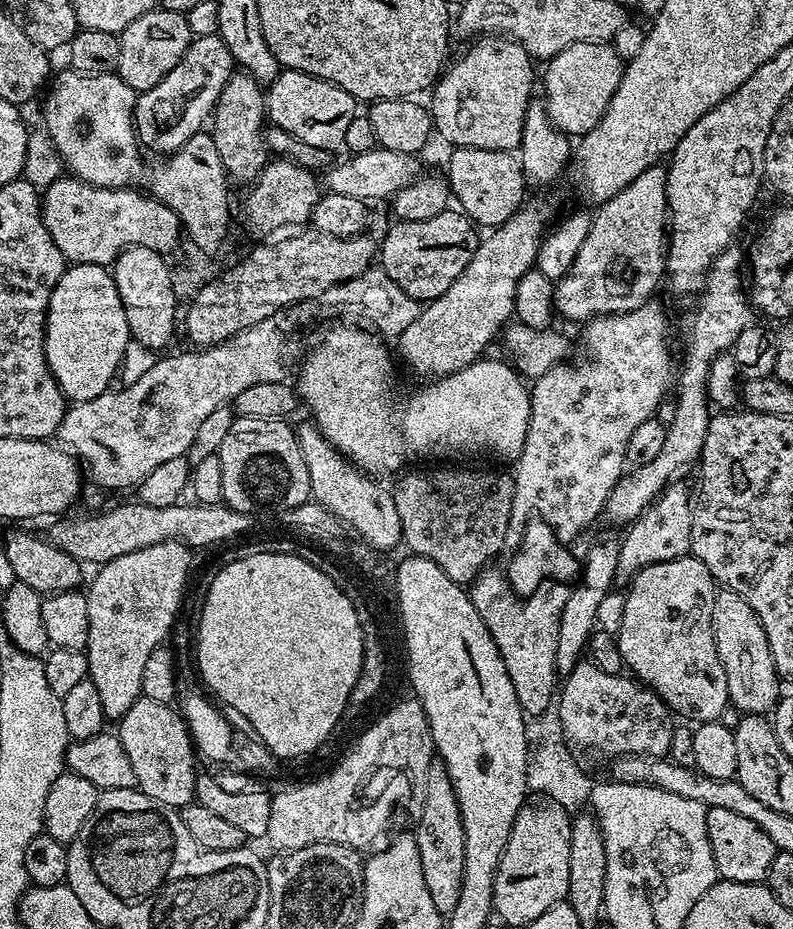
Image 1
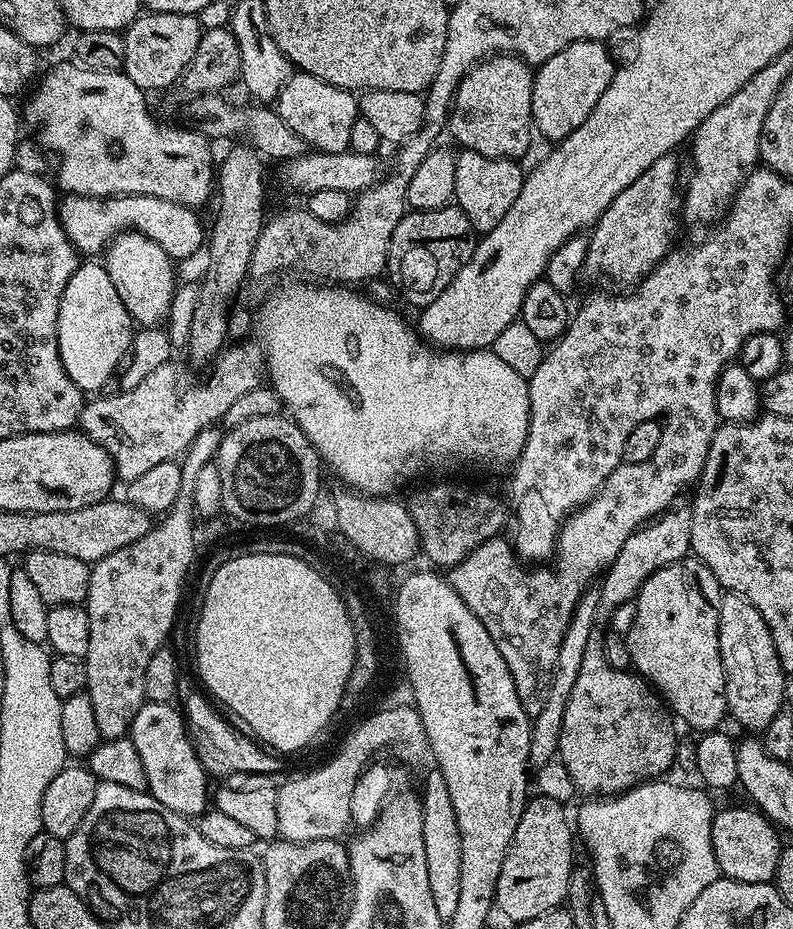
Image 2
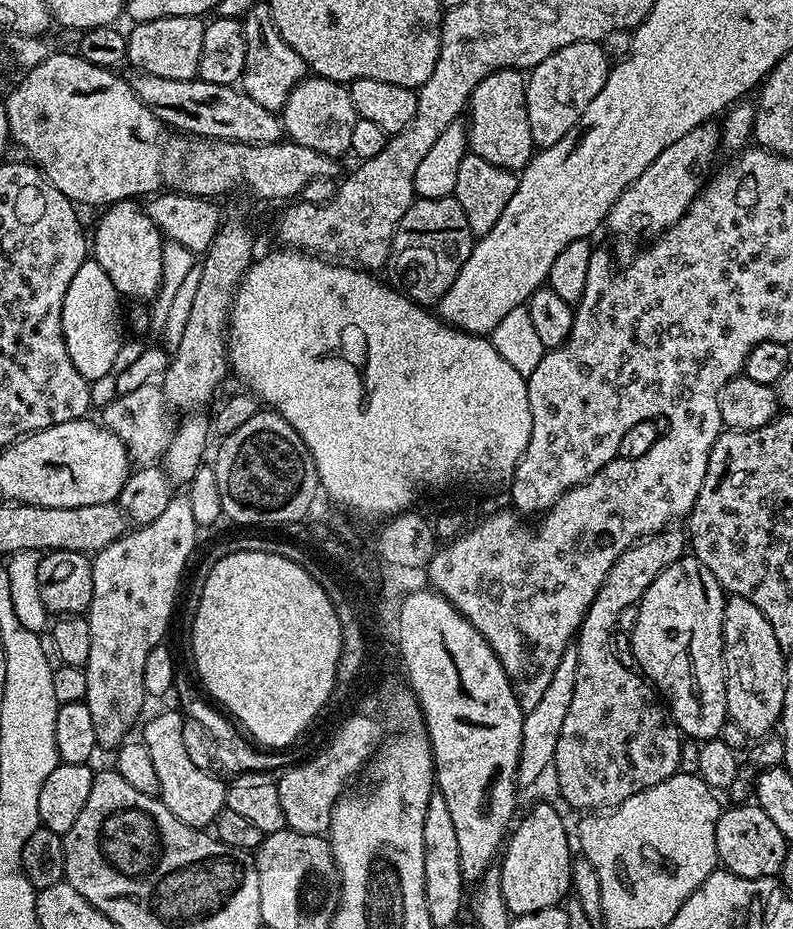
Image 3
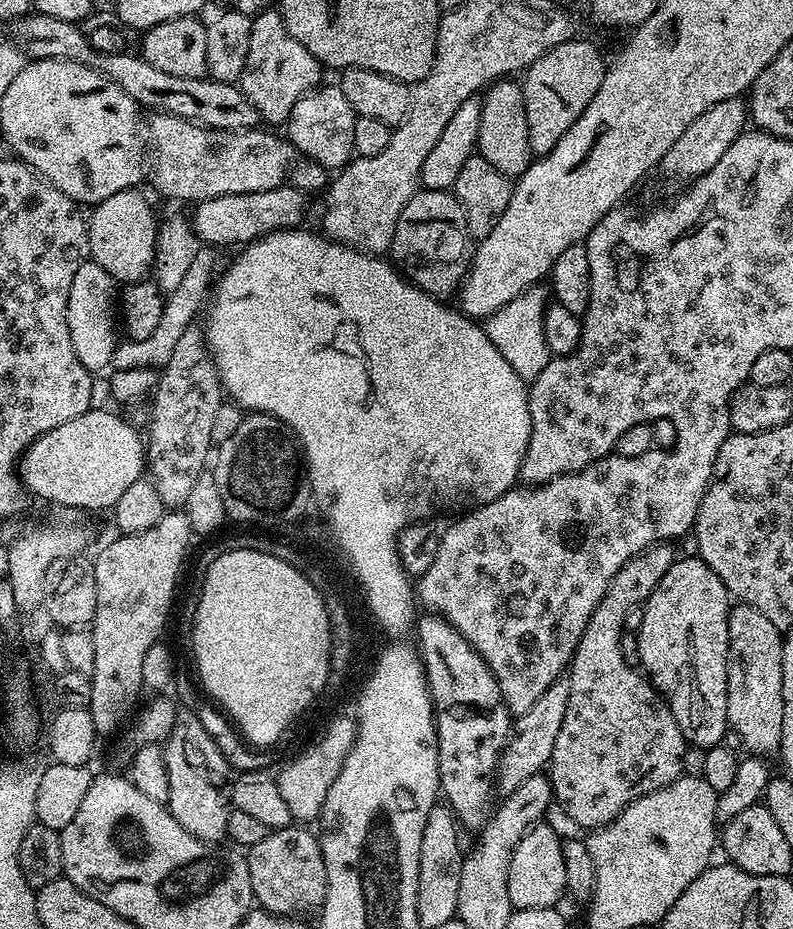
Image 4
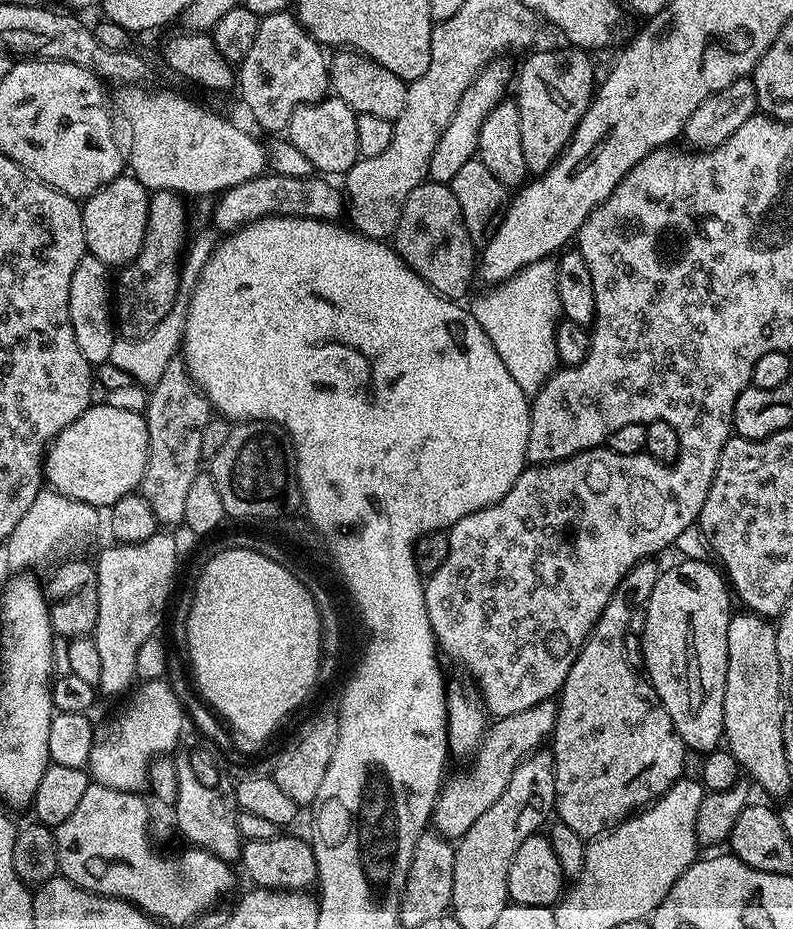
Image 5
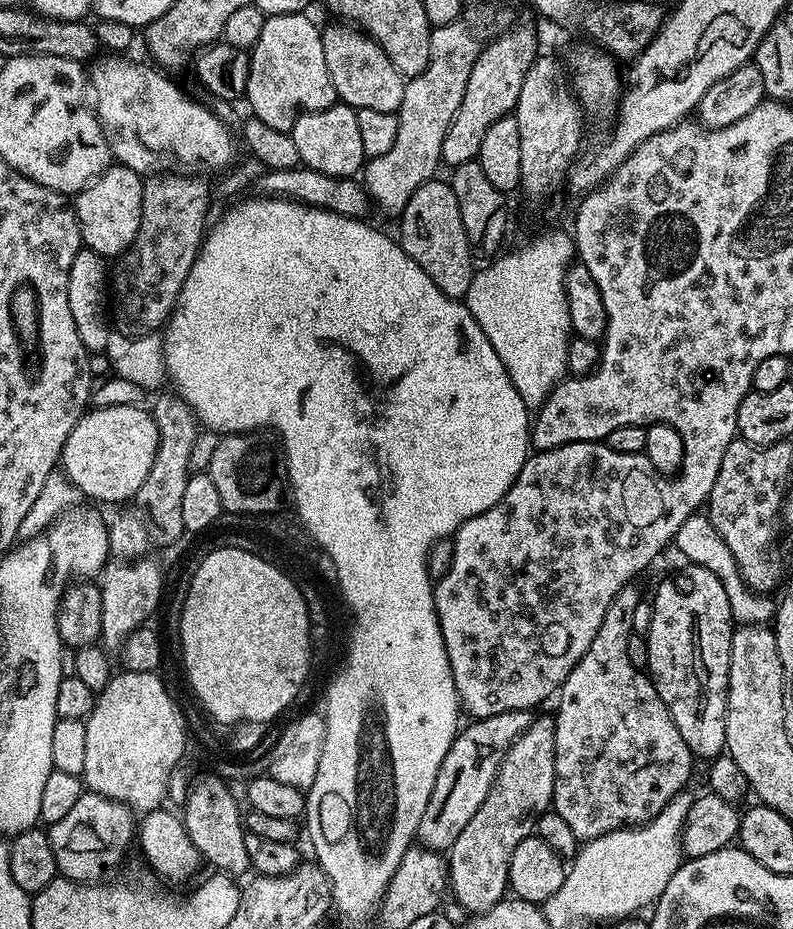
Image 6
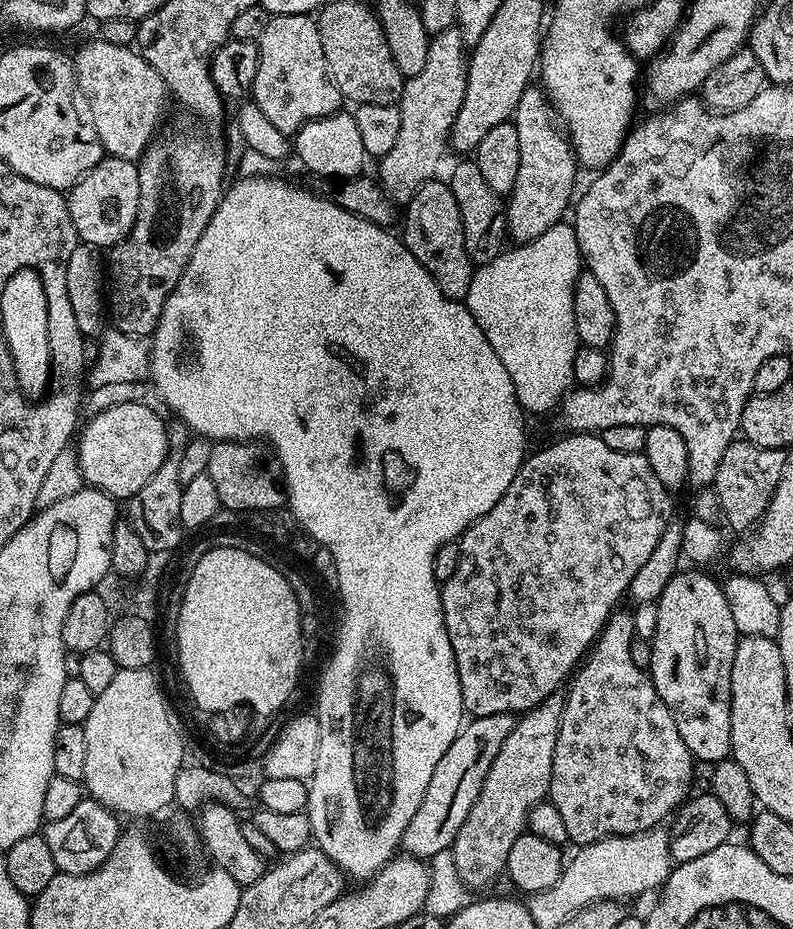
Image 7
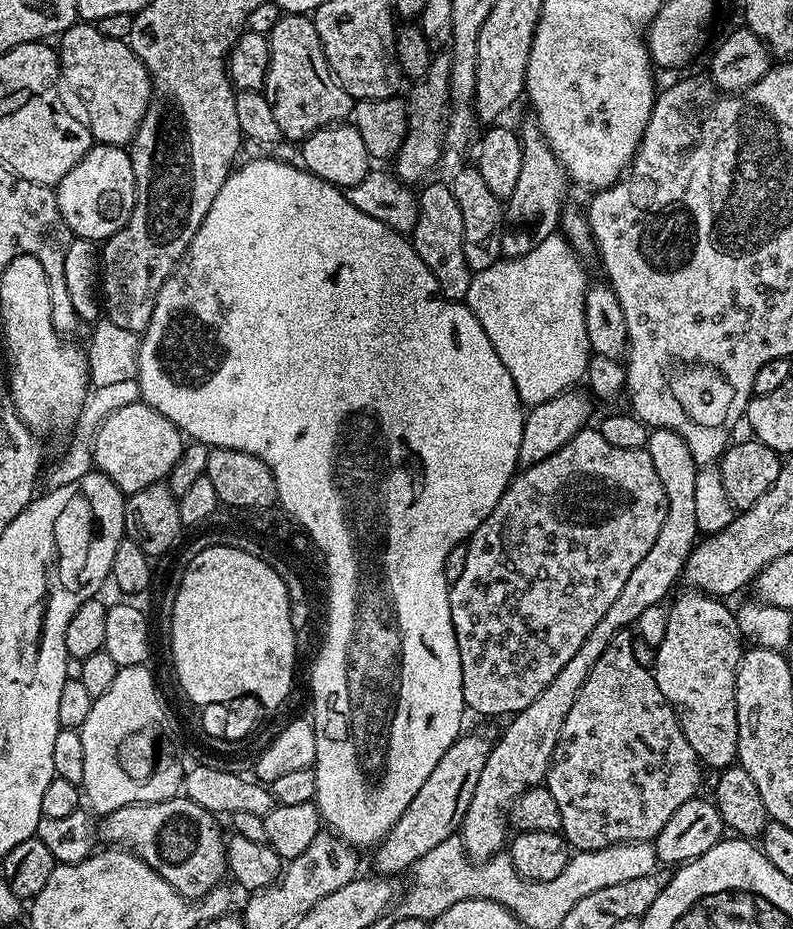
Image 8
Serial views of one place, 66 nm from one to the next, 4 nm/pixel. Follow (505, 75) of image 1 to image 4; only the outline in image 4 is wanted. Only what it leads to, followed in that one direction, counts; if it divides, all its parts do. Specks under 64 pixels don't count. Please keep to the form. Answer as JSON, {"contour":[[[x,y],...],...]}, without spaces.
{"contour":[[[501,78],[488,85],[480,100],[480,129],[476,138],[478,155],[490,162],[494,170],[509,178],[519,178],[534,159],[526,126],[524,90],[514,81],[512,78]]]}

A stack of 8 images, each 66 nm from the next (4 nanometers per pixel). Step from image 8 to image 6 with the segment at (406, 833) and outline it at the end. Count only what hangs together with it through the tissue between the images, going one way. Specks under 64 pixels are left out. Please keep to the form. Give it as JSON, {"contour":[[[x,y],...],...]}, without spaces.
{"contour":[[[450,756],[442,762],[438,770],[438,778],[434,782],[434,790],[430,794],[430,802],[426,806],[426,814],[422,814],[422,822],[418,833],[418,840],[421,845],[437,850],[447,850],[452,847],[454,838],[462,834],[466,822],[474,818],[478,810],[476,804],[482,806],[487,796],[484,788],[492,788],[488,785],[488,776],[492,774],[492,768],[460,768],[464,760],[460,756]]]}

